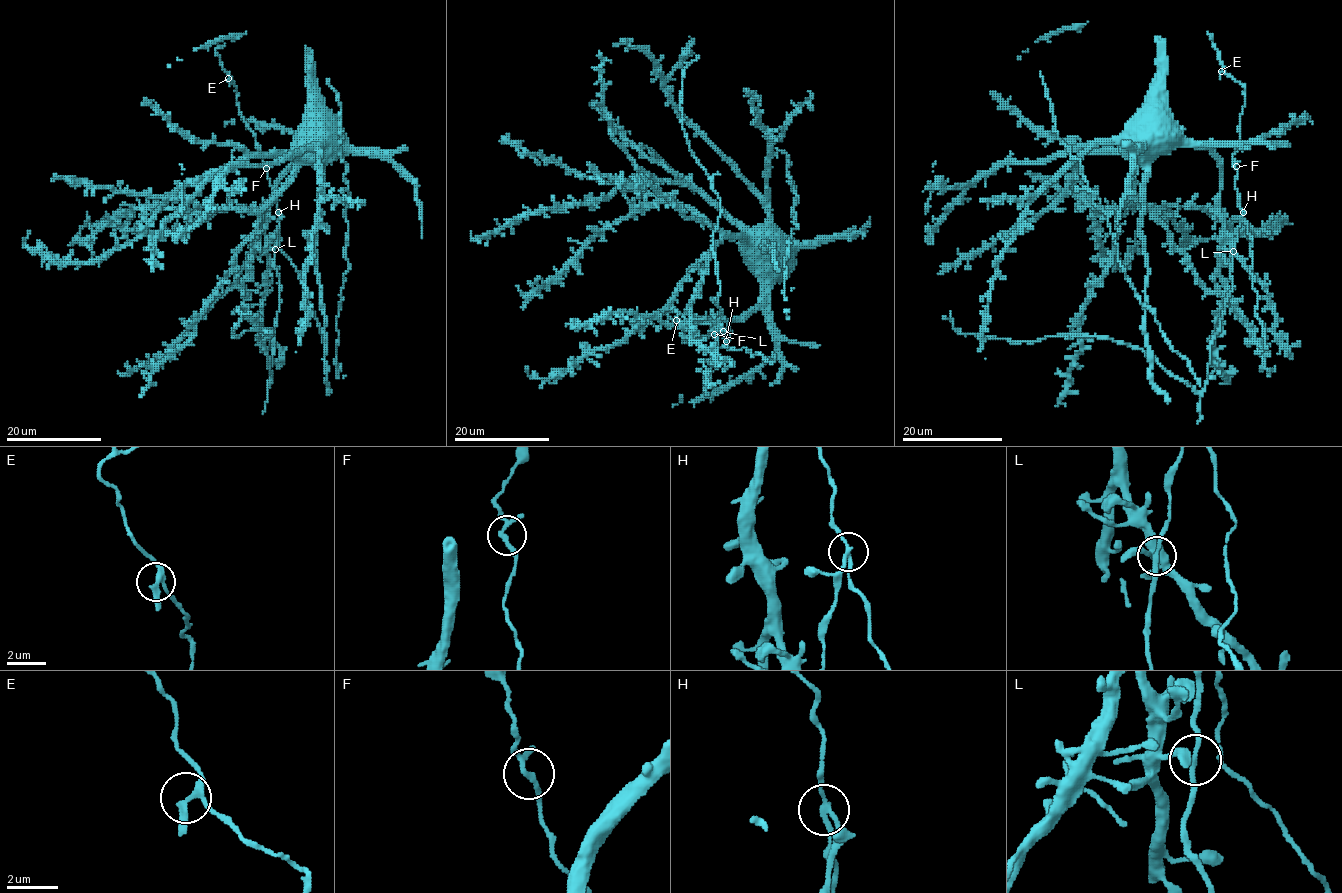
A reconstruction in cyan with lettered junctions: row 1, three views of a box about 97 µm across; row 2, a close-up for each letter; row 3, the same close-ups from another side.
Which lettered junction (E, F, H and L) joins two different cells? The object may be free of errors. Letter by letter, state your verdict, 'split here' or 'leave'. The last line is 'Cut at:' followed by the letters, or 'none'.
E: leave
F: leave
H: split here
L: leave
Cut at: H

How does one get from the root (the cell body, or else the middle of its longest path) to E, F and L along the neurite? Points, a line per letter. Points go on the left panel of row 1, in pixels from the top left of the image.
E: (317, 120), (314, 146), (276, 184), (266, 228), (269, 248), (275, 248), (280, 218), (276, 190), (229, 78)
F: (317, 120), (312, 117), (314, 146), (276, 184), (266, 228), (268, 247), (274, 249), (280, 212), (266, 168)
L: (317, 120), (312, 117), (314, 146), (276, 184), (266, 228), (268, 247), (275, 249)

